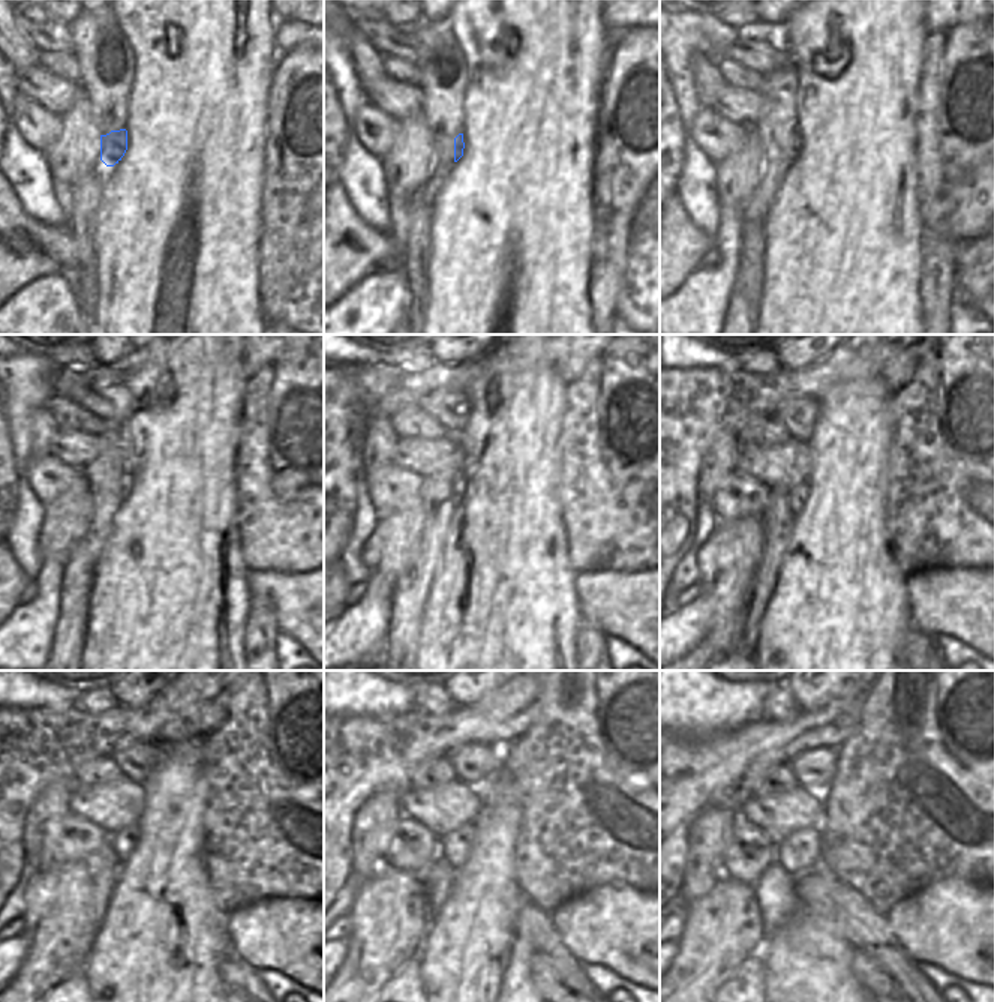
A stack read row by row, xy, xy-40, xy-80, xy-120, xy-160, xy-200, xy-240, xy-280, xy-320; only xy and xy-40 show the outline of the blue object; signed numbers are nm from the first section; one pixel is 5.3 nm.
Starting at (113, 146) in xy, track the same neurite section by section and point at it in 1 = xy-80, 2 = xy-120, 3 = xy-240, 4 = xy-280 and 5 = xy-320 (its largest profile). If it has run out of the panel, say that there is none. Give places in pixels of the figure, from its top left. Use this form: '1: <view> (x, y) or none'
1: xy-80 (796, 144)
2: xy-120 (126, 479)
3: xy-240 (123, 842)
4: xy-280 (455, 848)
5: xy-320 (799, 851)

